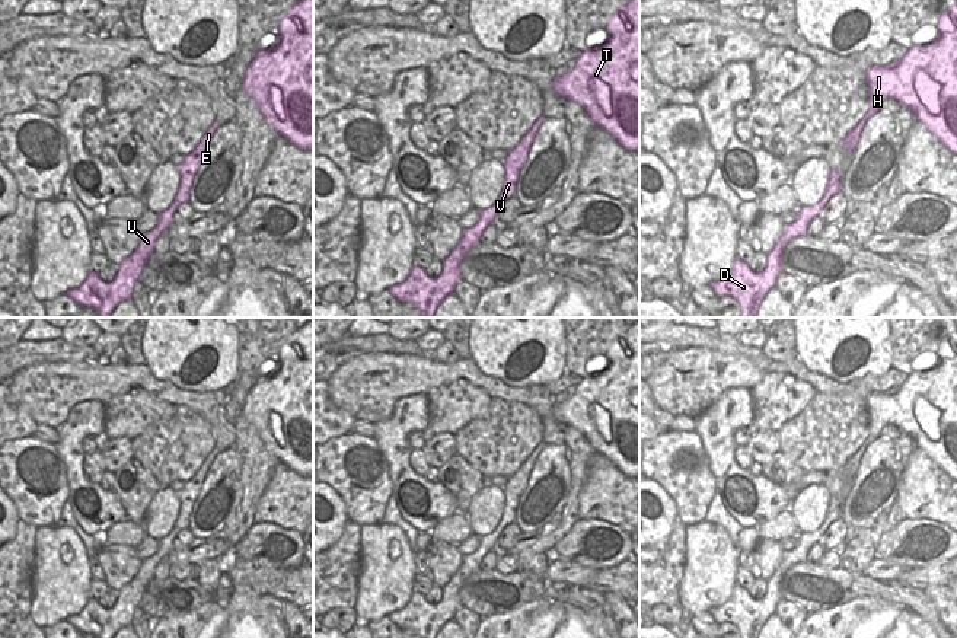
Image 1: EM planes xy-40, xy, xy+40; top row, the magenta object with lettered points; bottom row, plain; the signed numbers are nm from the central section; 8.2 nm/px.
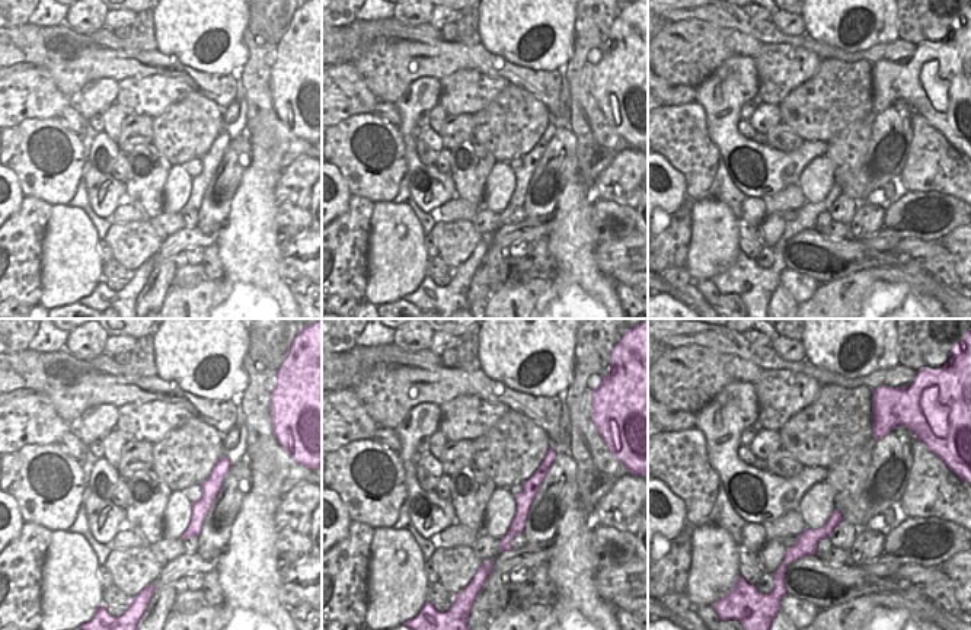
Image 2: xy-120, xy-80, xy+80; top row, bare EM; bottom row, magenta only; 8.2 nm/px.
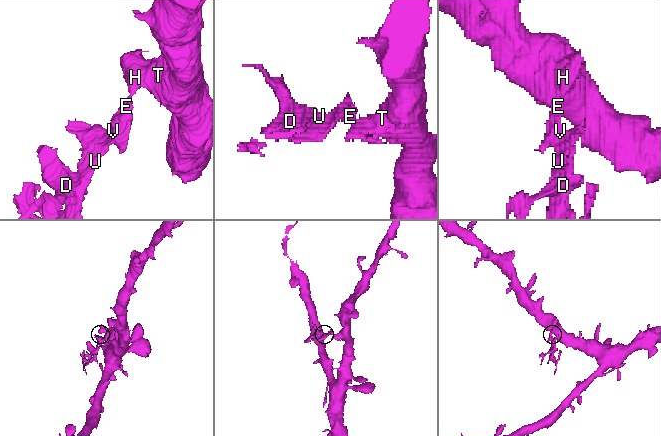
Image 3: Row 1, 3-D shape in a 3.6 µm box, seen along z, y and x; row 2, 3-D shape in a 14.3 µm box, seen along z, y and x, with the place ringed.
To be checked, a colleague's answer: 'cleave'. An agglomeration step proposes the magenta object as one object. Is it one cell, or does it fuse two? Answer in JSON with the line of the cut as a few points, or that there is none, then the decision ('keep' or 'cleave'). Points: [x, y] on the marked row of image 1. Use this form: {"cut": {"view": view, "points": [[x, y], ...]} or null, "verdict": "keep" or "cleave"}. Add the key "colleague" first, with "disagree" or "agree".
{"colleague": "agree", "cut": {"view": "xy+40", "points": [[867, 114], [868, 118]]}, "verdict": "cleave"}

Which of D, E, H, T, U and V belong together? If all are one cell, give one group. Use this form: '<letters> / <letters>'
D E U V / H T

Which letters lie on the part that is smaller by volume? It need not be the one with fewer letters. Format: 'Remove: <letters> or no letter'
Remove: D, E, U, V

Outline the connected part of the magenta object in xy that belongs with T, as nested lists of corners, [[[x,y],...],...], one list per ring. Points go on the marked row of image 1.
[[[628,0],[612,15],[606,31],[607,41],[583,51],[567,74],[554,79],[552,90],[583,106],[623,149],[639,151],[639,0]]]

